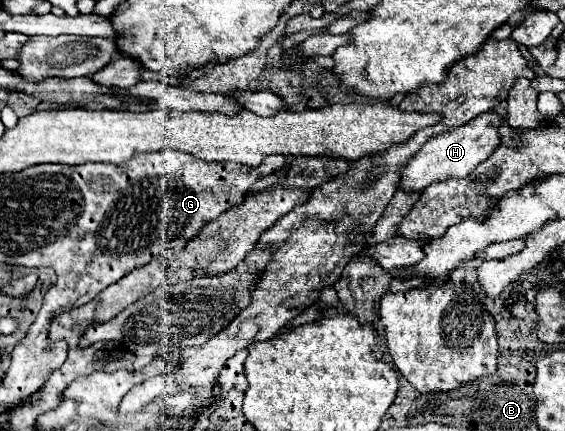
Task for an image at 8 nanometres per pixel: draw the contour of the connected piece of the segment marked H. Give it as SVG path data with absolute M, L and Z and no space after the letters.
M494 110L484 112L482 116L476 116L468 124L462 124L454 130L448 130L444 134L432 136L418 152L416 156L408 162L406 168L402 168L402 178L400 186L404 190L424 190L426 186L434 182L442 182L446 178L464 178L468 176L480 162L484 162L494 148L500 144L500 126L502 126L502 116L498 116Z

